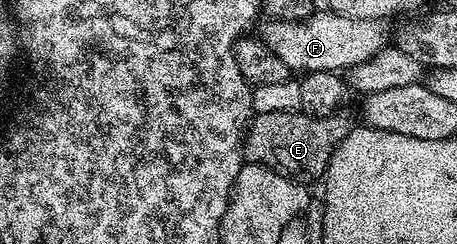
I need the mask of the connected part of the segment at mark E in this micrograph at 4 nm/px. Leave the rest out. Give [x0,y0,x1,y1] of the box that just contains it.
[243,111,355,183]

